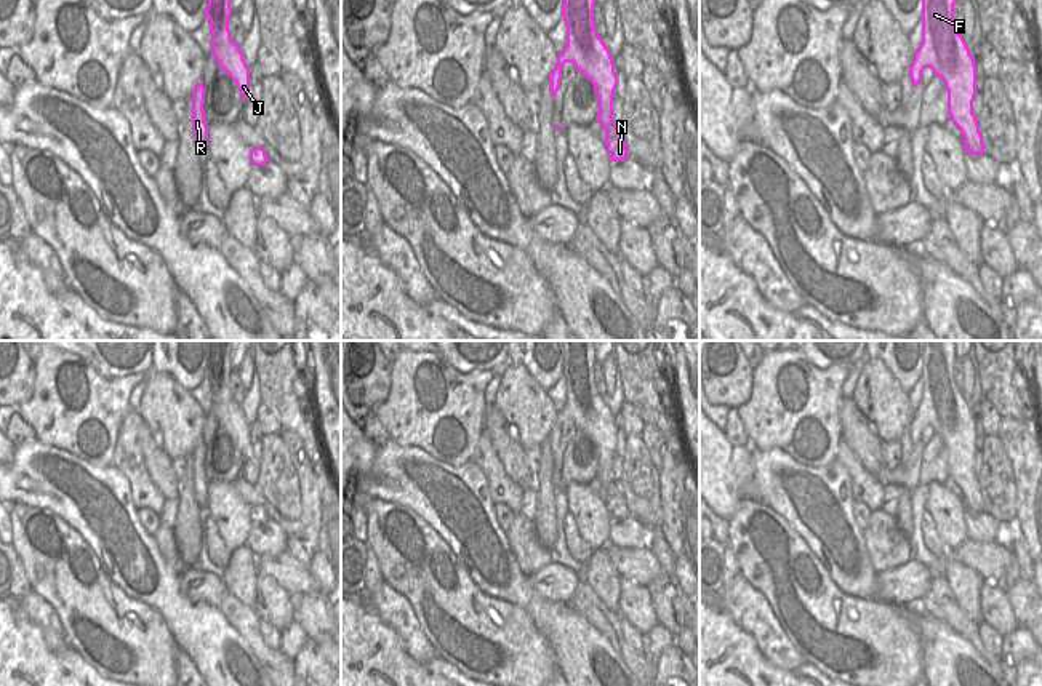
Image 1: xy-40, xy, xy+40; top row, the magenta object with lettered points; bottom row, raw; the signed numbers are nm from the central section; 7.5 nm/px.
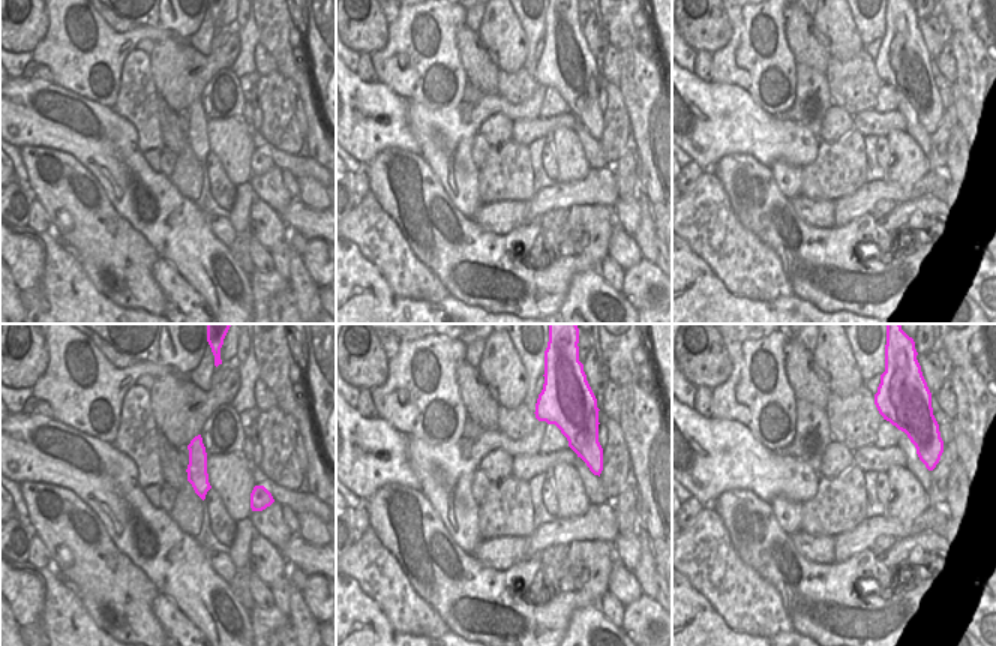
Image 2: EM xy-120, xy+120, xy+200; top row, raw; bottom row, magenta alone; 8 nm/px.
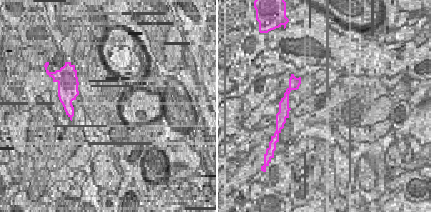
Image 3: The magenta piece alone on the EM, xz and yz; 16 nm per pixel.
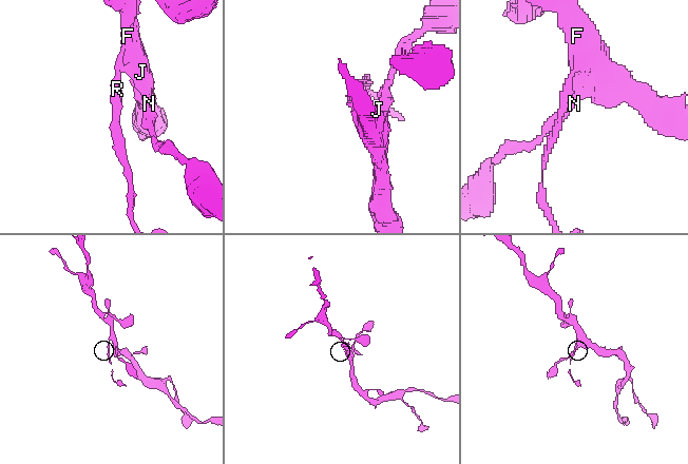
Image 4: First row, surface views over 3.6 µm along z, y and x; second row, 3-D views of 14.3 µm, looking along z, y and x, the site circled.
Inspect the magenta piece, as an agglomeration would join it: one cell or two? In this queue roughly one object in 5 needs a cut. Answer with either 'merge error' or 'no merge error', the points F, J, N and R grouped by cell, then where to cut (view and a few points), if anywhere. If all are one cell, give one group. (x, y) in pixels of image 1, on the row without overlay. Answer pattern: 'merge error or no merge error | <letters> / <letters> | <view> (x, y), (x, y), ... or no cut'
no merge error | F J N R | no cut

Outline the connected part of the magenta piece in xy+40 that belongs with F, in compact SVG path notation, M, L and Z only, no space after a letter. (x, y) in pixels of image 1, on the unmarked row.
M922 341L922 401L909 425L912 446L930 425L944 440L949 478L964 494L965 510L984 513L978 477L973 472L976 454L975 416L954 384L954 341Z

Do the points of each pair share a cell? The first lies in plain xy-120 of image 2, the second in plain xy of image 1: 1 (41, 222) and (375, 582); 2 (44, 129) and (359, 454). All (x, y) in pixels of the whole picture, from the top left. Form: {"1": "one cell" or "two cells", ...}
{"1": "one cell", "2": "two cells"}

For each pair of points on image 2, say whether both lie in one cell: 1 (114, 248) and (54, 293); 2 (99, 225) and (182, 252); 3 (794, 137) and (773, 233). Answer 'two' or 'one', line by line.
1: two
2: two
3: two

